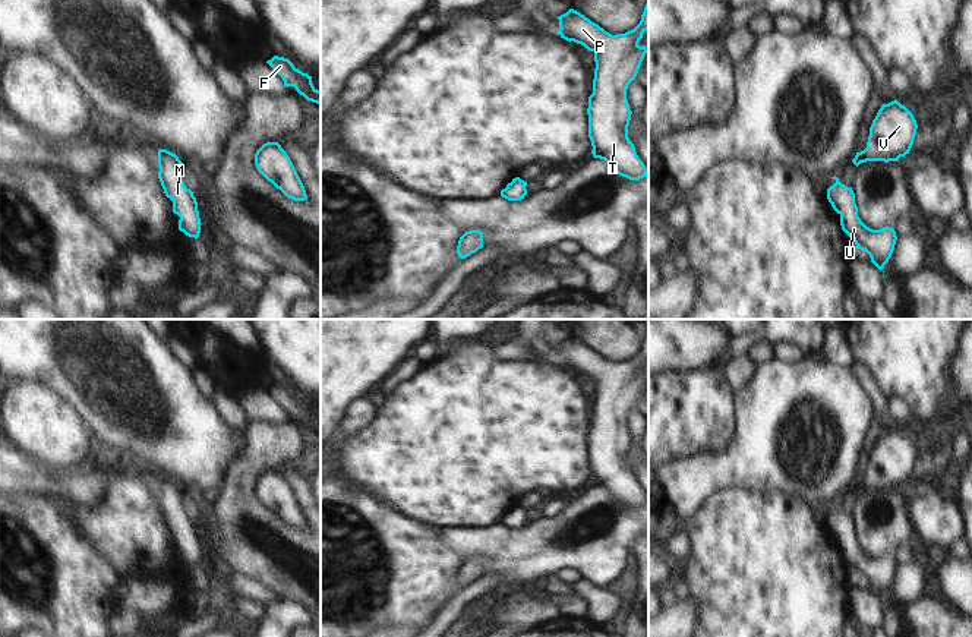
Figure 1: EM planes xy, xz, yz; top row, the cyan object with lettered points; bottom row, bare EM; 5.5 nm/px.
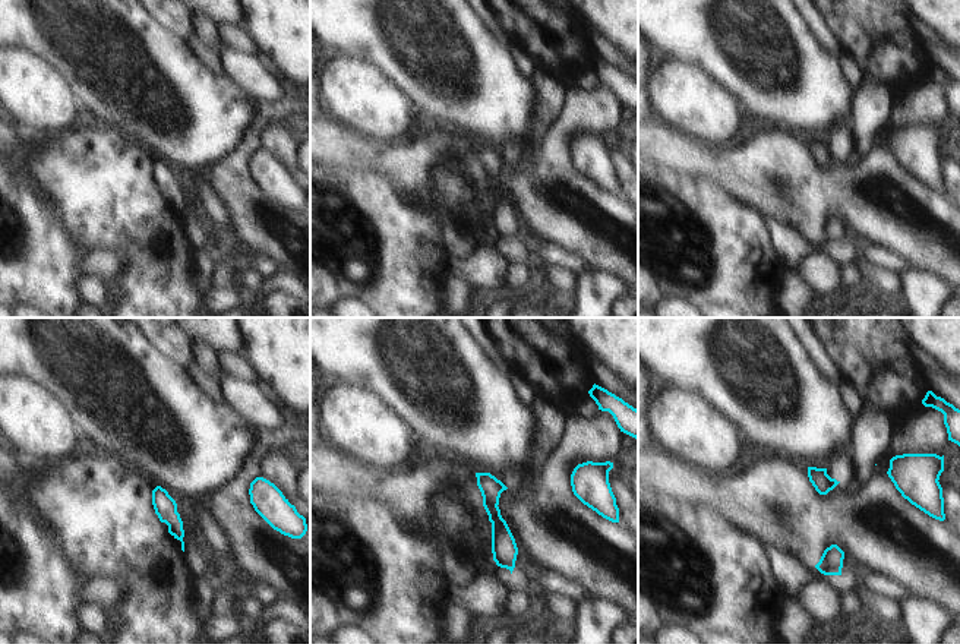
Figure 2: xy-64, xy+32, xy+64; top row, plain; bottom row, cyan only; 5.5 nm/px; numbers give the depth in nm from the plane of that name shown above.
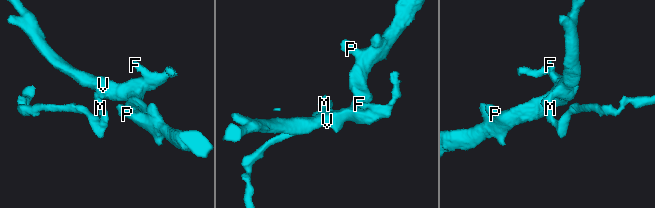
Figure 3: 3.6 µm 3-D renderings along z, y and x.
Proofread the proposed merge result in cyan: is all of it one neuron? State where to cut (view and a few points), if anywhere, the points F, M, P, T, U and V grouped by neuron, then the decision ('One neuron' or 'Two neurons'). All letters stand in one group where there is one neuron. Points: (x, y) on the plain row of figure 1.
No split. Groups: F M P T U V. One neuron.

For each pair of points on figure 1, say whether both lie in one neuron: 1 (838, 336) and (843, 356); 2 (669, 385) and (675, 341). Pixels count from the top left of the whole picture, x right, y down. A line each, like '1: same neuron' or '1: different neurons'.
1: same neuron
2: different neurons

